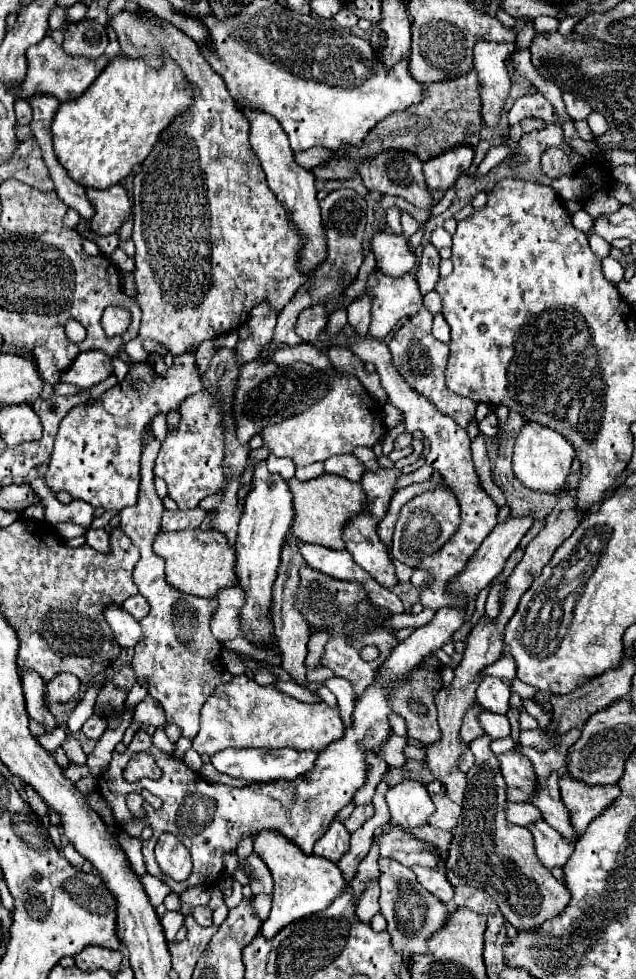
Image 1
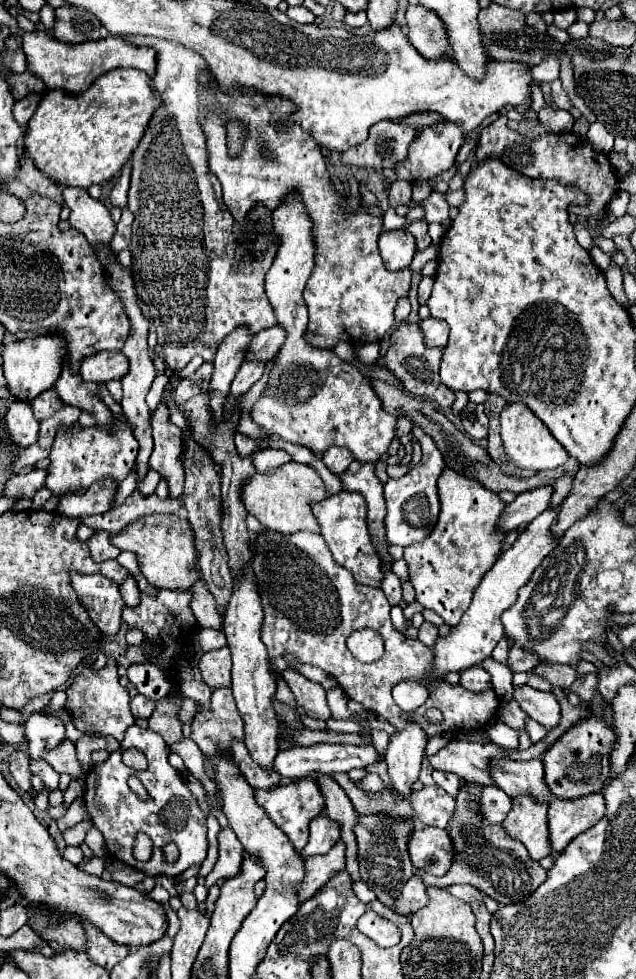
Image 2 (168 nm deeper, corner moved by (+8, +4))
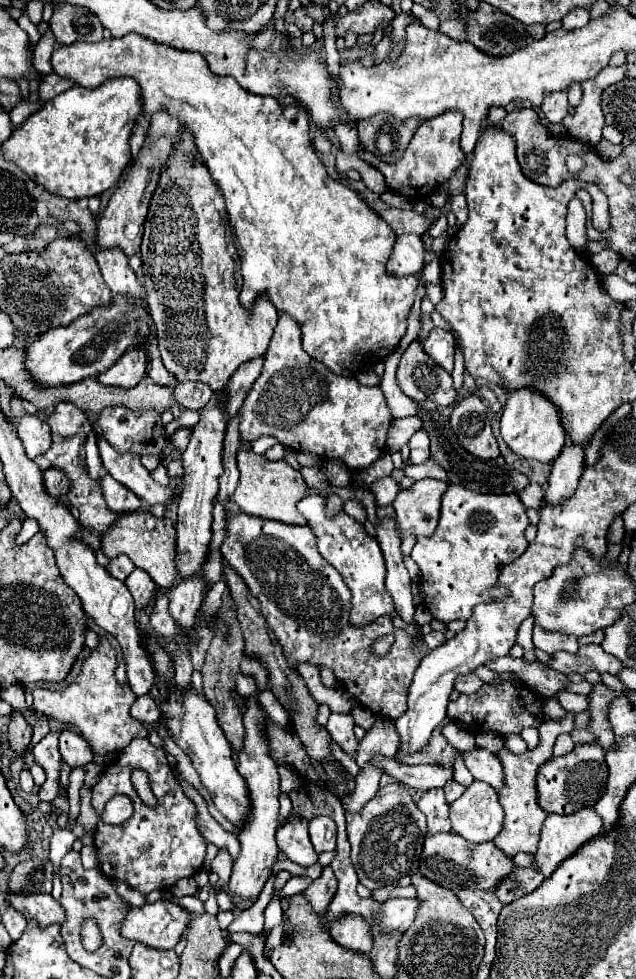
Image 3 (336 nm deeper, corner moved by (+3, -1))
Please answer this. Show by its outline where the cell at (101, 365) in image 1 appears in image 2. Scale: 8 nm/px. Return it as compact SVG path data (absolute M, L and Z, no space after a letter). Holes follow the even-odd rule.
M110 351L110 353L96 353L90 359L84 359L80 375L84 381L108 383L112 379L124 377L126 369L128 369L126 355L122 351Z

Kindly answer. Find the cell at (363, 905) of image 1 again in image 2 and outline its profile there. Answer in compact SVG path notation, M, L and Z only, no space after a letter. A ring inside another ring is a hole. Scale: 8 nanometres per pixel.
M318 773L314 779L318 779L318 787L322 787L322 795L326 801L326 811L332 819L336 819L342 825L342 841L346 845L346 869L352 873L352 881L360 879L358 873L358 859L356 859L356 843L354 843L354 833L352 833L352 825L354 819L358 817L354 813L354 807L350 805L350 799L346 797L344 789L330 777L324 773Z

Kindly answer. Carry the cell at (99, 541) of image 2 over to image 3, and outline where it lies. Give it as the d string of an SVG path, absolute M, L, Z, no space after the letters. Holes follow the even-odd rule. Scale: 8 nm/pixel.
M119 554L119 558L111 558L107 564L107 572L119 580L125 580L133 572L133 568L135 564L125 554Z

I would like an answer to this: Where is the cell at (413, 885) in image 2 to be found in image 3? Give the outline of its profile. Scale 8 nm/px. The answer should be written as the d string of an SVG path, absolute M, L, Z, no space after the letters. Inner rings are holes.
M391 898L387 902L381 904L381 914L377 916L383 932L389 930L407 930L411 926L411 922L415 920L419 908L419 900L417 898Z

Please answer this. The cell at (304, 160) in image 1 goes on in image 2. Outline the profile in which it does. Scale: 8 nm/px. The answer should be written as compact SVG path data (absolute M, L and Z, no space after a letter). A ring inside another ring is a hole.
M380 121L376 125L370 127L370 135L368 139L362 143L362 145L356 145L354 149L348 149L344 151L340 157L346 165L356 165L356 167L368 167L368 169L392 169L398 161L404 161L406 159L406 151L408 151L408 145L412 143L412 139L416 137L416 129L406 125L406 123L400 123L400 121Z

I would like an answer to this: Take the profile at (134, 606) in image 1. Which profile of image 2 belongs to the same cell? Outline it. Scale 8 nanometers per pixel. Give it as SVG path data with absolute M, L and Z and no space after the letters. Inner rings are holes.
M128 575L126 581L120 585L120 593L122 593L128 607L136 607L140 603L140 589L138 589L136 579L132 575Z

